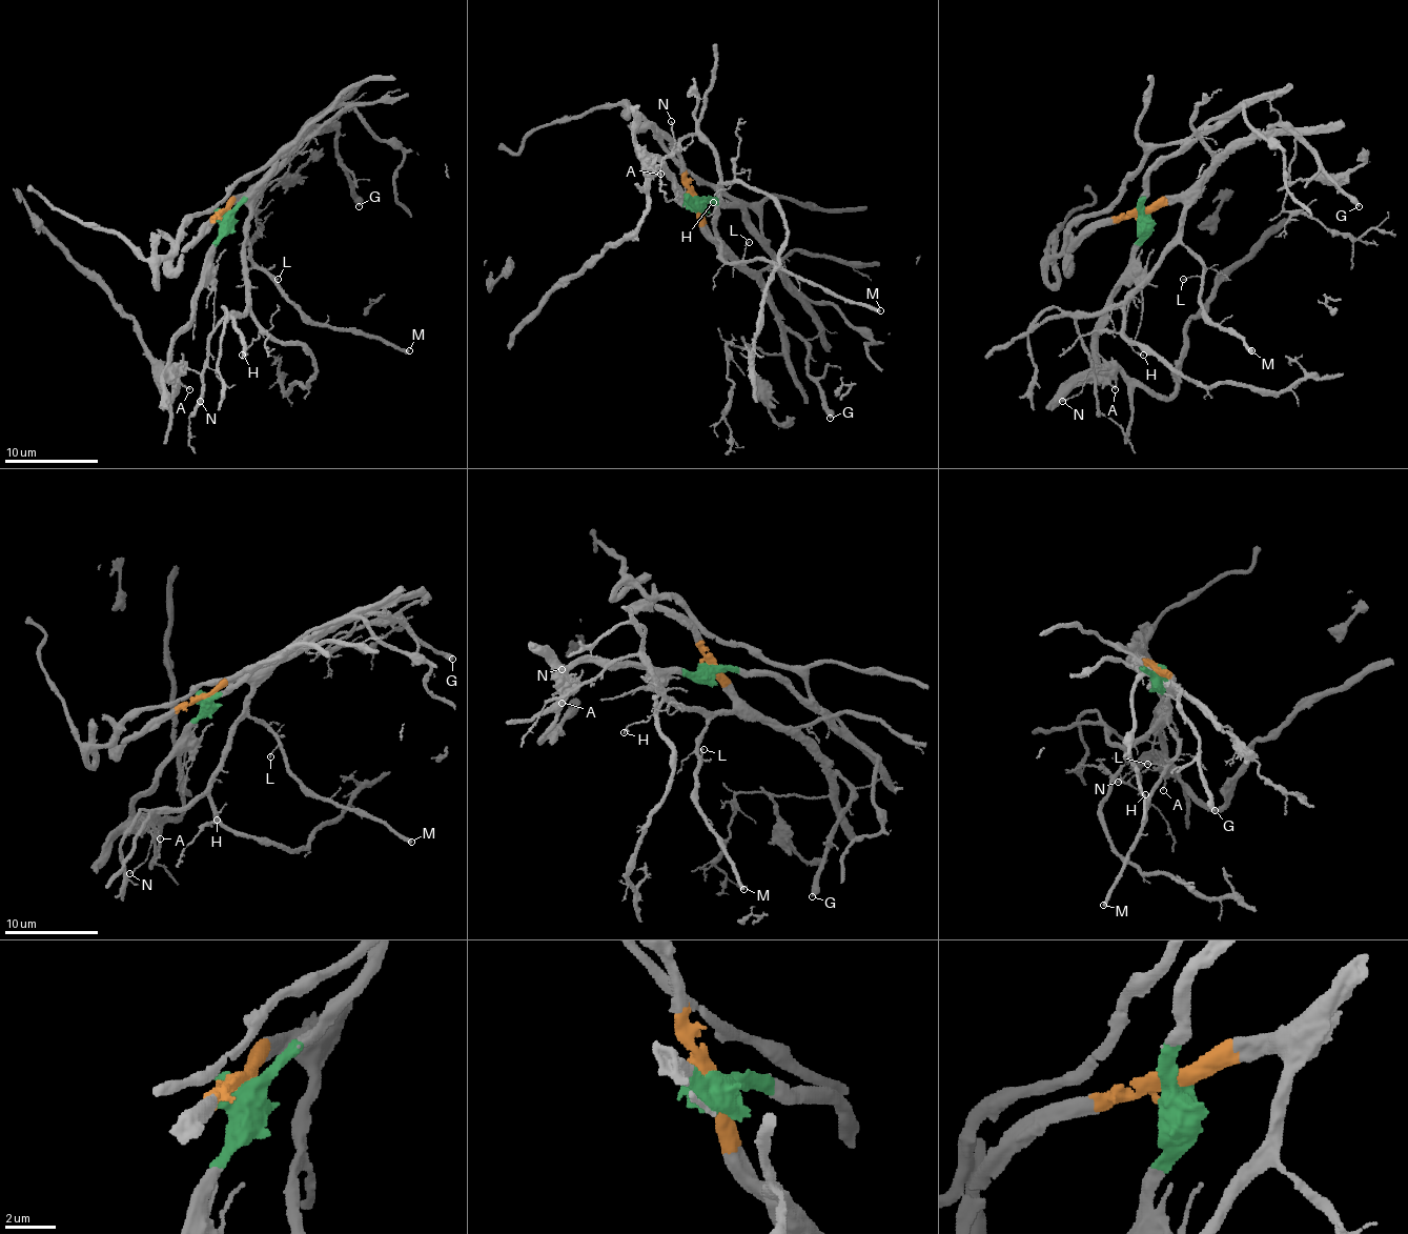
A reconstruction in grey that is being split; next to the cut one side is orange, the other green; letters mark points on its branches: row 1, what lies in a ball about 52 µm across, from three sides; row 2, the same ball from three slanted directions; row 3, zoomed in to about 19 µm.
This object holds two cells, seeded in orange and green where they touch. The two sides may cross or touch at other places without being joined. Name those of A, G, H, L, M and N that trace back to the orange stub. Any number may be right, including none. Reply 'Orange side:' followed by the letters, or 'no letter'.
Orange side: G, H, L, M

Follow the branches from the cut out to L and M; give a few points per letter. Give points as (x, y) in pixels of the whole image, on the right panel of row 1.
L: (1142, 215), (1178, 201), (1184, 205), (1182, 240), (1203, 261), (1201, 276), (1182, 278)
M: (1142, 215), (1178, 201), (1184, 205), (1182, 243), (1203, 264), (1201, 308), (1252, 350)

